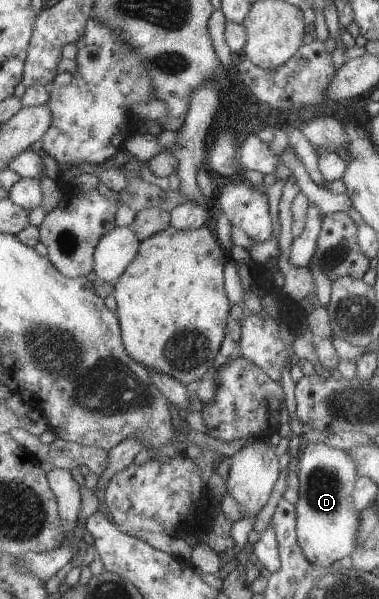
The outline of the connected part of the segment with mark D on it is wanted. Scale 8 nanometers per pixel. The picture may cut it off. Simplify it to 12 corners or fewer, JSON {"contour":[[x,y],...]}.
{"contour":[[299,451],[296,542],[319,567],[358,539],[355,460]]}

